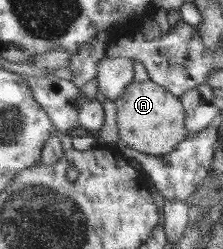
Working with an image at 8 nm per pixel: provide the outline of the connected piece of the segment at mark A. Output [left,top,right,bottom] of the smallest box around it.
[115,81,189,156]

